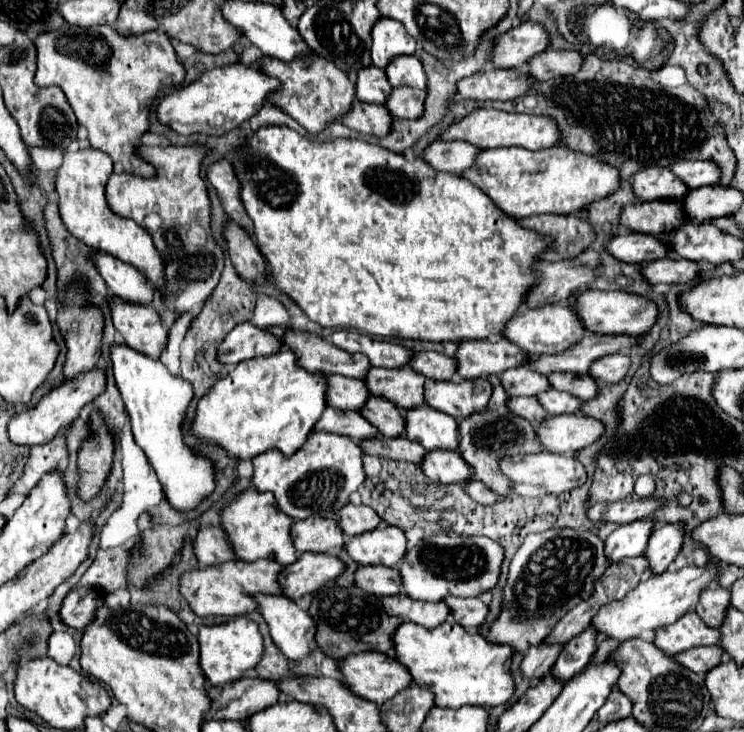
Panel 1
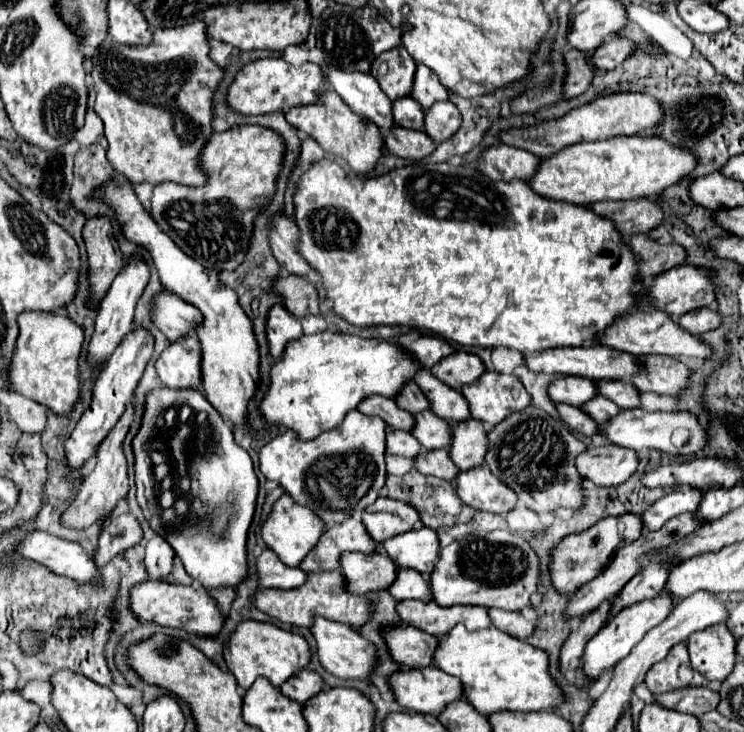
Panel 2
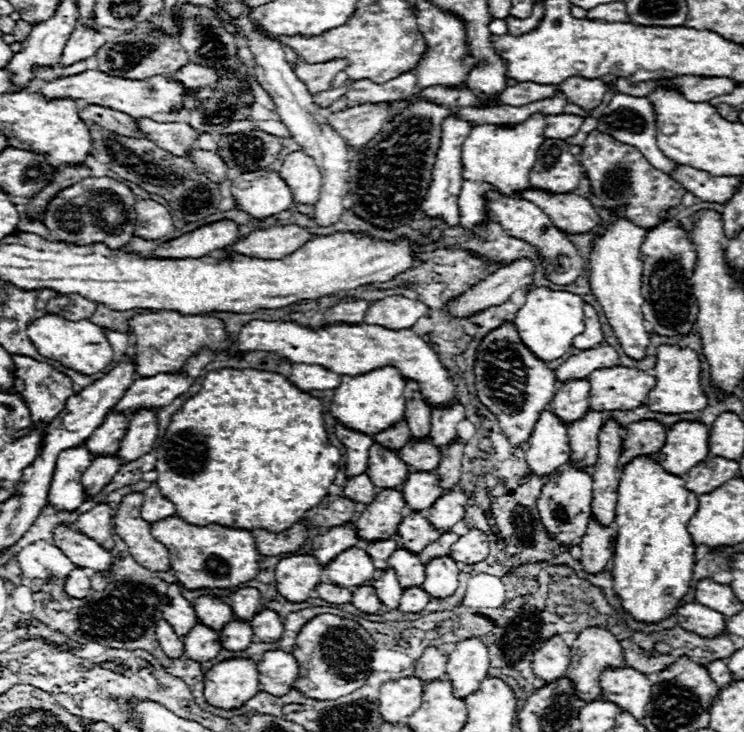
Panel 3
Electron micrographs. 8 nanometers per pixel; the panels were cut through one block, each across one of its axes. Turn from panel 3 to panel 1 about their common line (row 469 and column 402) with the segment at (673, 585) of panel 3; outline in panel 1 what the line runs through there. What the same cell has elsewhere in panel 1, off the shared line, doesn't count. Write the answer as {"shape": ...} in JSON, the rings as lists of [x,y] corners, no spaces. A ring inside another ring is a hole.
{"shape":[[[446,620],[436,628],[424,628],[414,622],[404,622],[394,634],[396,658],[408,668],[414,684],[434,692],[436,706],[486,706],[494,708],[506,704],[516,690],[510,670],[512,648],[504,644],[490,644],[480,632],[470,632],[454,620]]]}

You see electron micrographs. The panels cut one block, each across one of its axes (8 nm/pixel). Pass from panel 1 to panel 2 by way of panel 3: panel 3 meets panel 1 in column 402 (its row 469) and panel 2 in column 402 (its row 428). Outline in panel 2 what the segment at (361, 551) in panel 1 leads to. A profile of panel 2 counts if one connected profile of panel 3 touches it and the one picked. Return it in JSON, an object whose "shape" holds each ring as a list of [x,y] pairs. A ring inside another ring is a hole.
{"shape":[[[426,526],[398,534],[386,540],[382,546],[394,564],[400,568],[412,568],[424,578],[428,578],[430,570],[434,568],[434,558],[438,558],[440,550],[436,532]]]}

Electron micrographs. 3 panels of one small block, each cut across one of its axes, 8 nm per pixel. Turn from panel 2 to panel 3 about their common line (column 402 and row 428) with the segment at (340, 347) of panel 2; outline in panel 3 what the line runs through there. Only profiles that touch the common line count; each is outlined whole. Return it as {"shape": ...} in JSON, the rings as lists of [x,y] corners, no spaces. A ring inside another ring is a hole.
{"shape":[[[394,366],[376,368],[360,376],[342,376],[340,386],[334,390],[334,398],[332,398],[332,406],[330,406],[332,416],[340,424],[350,426],[358,432],[366,432],[366,434],[382,432],[382,428],[390,428],[390,424],[396,424],[404,416],[406,410],[404,386],[406,386],[406,378]]]}

